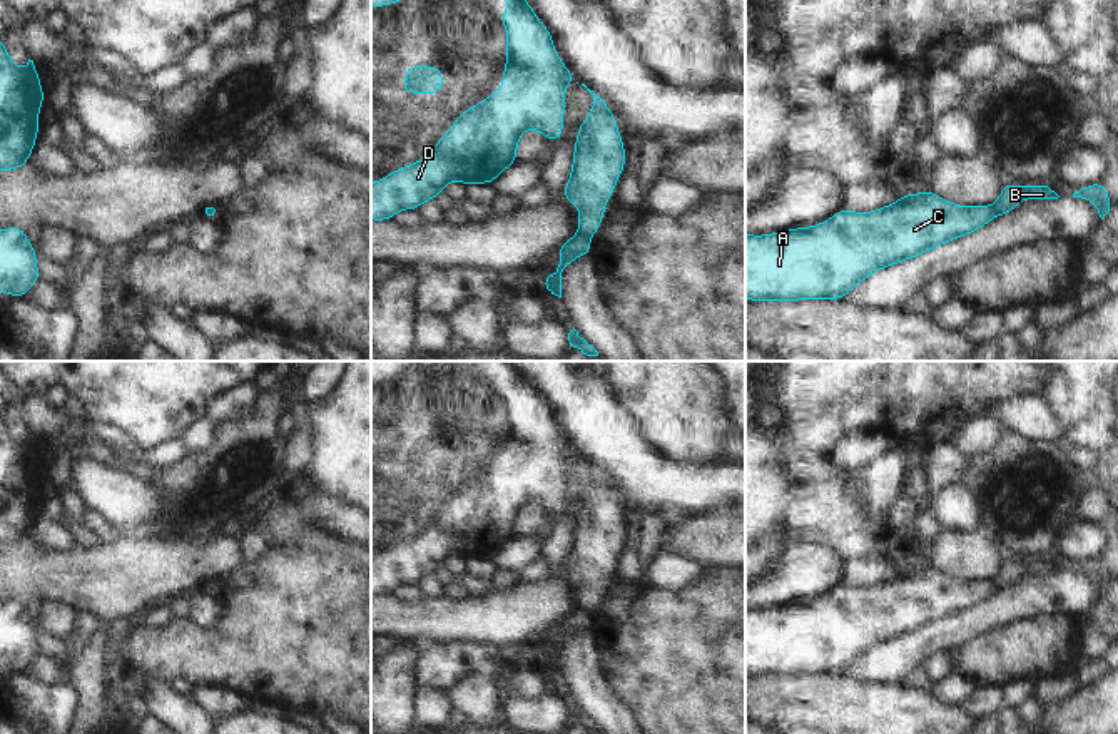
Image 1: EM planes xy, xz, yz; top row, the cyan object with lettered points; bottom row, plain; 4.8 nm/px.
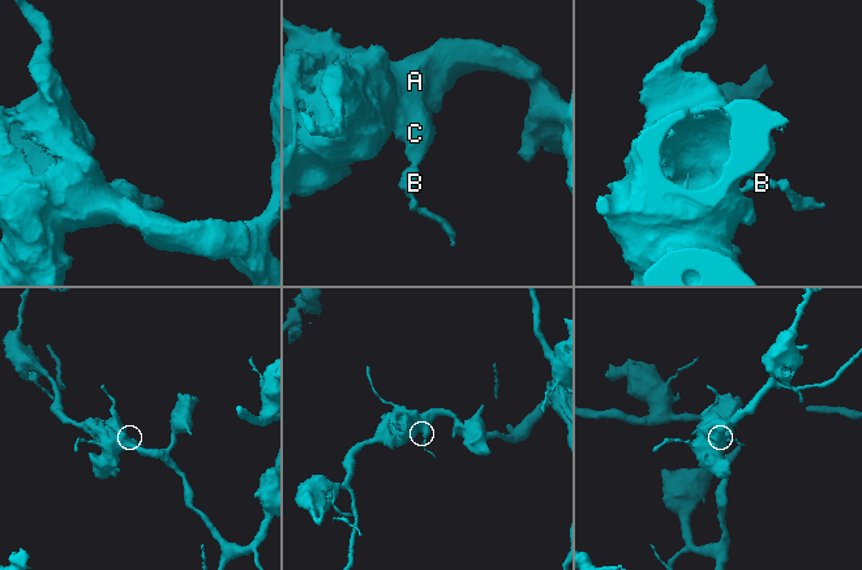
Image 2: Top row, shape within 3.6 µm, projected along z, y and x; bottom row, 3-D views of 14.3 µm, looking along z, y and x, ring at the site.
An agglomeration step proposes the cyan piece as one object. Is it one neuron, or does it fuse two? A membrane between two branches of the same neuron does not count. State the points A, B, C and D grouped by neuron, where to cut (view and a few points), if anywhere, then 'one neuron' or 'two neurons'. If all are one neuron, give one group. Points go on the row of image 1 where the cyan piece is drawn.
A C D / B | xz (579, 233), (589, 238) | two neurons

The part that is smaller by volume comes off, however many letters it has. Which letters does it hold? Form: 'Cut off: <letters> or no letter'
Cut off: B

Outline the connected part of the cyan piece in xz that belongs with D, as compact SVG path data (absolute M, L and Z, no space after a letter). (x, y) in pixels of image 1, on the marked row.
M506 0L506 12L498 18L506 27L506 65L503 85L495 94L463 110L440 142L419 161L371 182L371 219L389 221L403 209L416 211L433 201L451 181L461 184L491 184L516 162L523 130L540 130L558 144L563 132L565 87L577 82L555 52L550 30L538 20L526 0Z

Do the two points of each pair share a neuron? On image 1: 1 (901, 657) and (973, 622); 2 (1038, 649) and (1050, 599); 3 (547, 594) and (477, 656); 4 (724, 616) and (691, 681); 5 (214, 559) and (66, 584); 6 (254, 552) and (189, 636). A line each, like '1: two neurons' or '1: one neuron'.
1: one neuron
2: two neurons
3: two neurons
4: one neuron
5: one neuron
6: two neurons

